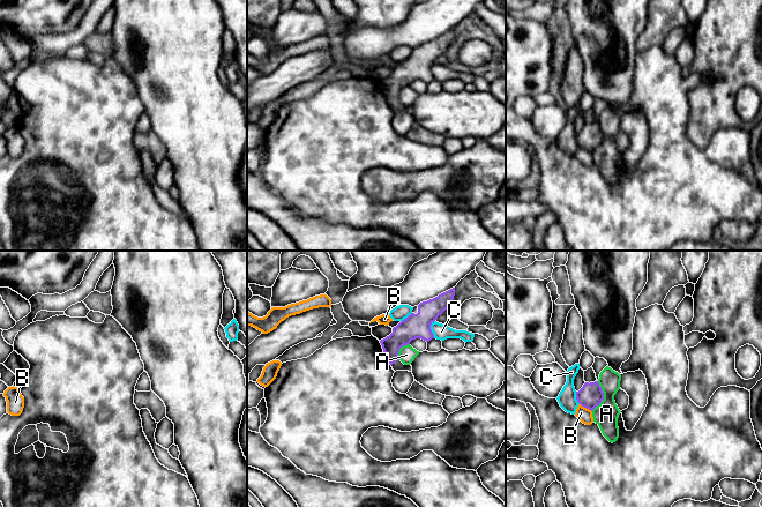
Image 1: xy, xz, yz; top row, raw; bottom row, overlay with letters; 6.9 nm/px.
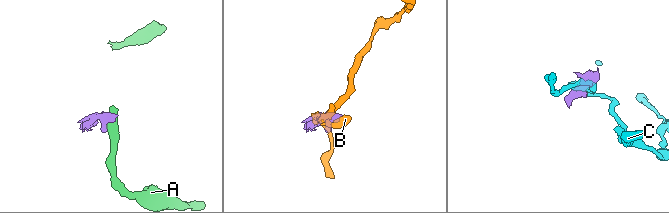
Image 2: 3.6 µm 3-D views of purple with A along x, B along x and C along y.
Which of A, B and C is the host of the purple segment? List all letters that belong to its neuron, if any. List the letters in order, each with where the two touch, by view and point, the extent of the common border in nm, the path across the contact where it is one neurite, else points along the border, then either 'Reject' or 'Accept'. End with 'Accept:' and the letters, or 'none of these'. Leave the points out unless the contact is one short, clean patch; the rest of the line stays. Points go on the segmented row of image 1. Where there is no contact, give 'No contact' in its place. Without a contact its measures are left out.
A: Touches purple at yz (603, 396). Shared border 220 nm. Boundary: yz (598, 381), (603, 400), (591, 410). Reject
B: Touches purple at yz (585, 407). Shared border 110 nm. Boundary: yz (580, 403), (591, 411). Reject
C: Touches purple at xz (430, 329). Shared border 130 nm. Boundary: xz (434, 320), (431, 325), (431, 332), (434, 337). Reject
Accept: none of these

